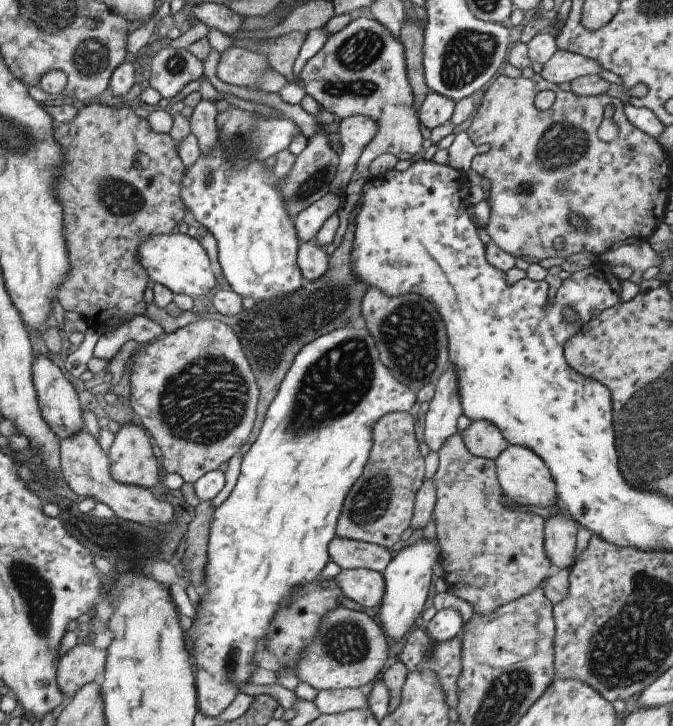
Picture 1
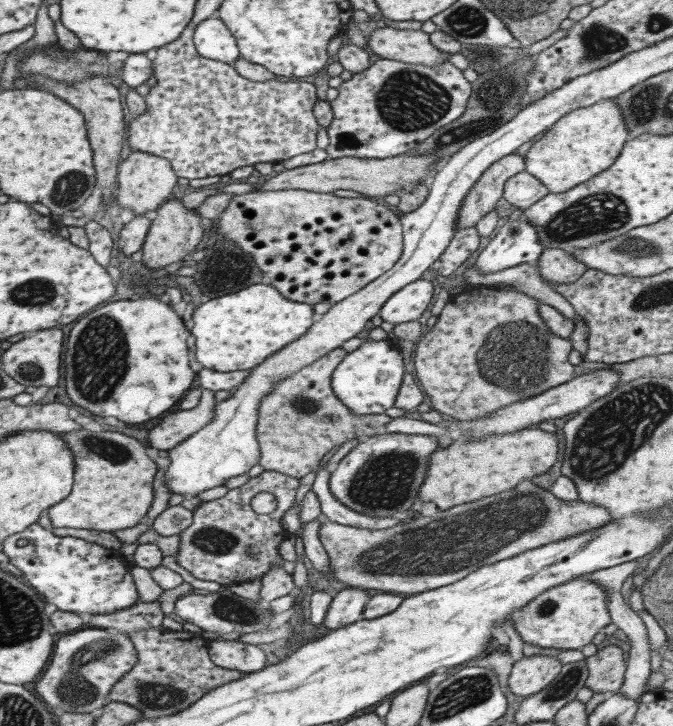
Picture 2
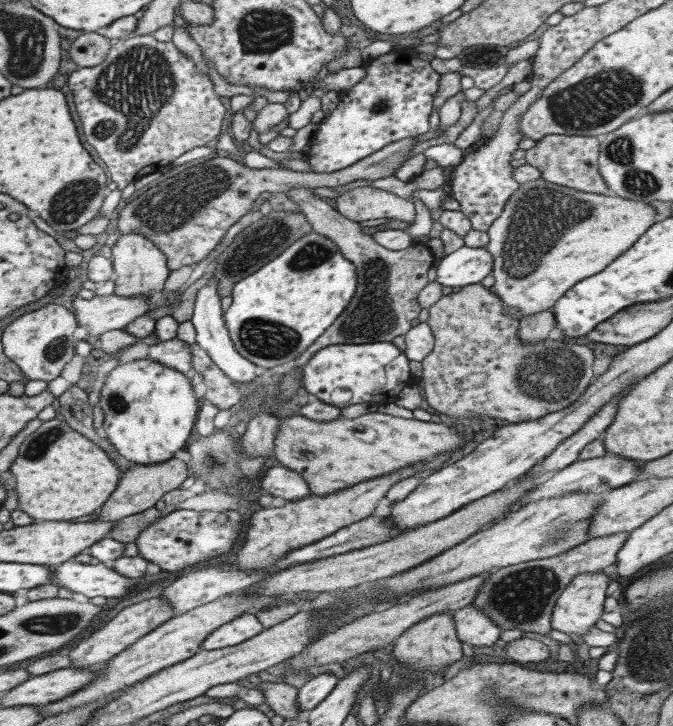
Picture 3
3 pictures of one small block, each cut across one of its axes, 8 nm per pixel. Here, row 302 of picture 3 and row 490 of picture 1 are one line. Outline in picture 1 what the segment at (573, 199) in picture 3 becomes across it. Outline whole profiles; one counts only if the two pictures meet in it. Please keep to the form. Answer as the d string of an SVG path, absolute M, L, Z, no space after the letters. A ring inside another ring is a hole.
M509 445L493 462L502 496L513 500L517 508L525 506L551 508L559 504L557 494L555 494L555 482L547 466L530 449L519 445Z

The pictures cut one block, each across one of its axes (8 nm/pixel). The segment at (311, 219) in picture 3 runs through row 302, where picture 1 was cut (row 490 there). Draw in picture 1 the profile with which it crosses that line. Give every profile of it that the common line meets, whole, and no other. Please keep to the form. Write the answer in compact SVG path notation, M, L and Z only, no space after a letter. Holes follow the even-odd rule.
M405 411L389 412L381 420L371 426L373 446L369 452L369 460L363 468L363 474L351 488L341 508L339 519L336 523L335 535L339 538L377 544L389 549L397 541L403 530L410 526L415 506L415 498L421 482L424 480L424 458L419 453L419 444L415 439L412 417Z

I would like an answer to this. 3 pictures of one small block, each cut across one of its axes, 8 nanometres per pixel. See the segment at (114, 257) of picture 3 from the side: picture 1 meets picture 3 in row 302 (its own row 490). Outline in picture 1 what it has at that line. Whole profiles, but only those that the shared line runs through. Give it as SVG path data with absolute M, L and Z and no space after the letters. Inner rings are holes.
M121 424L107 454L111 480L156 491L161 480L159 466L143 428Z

